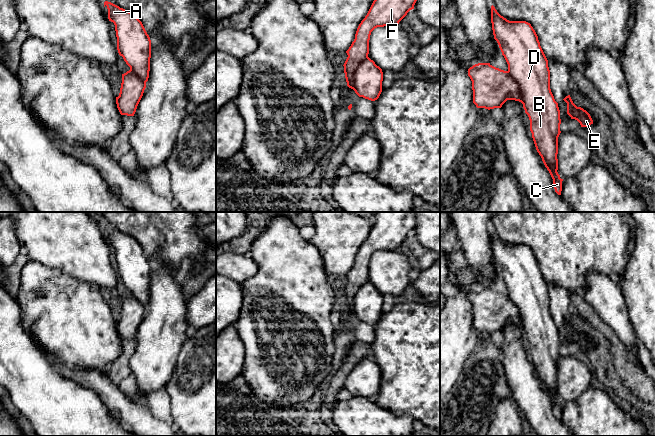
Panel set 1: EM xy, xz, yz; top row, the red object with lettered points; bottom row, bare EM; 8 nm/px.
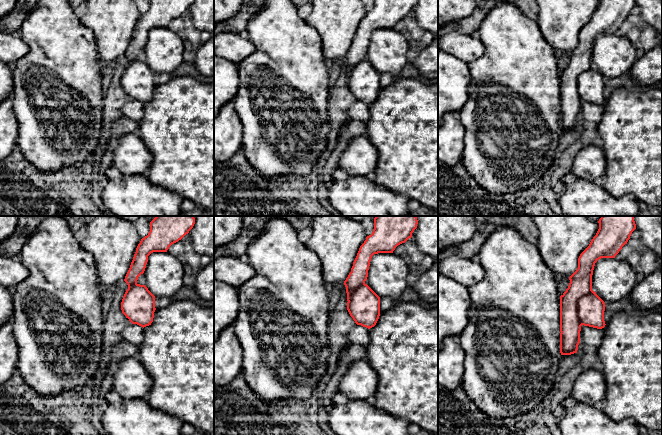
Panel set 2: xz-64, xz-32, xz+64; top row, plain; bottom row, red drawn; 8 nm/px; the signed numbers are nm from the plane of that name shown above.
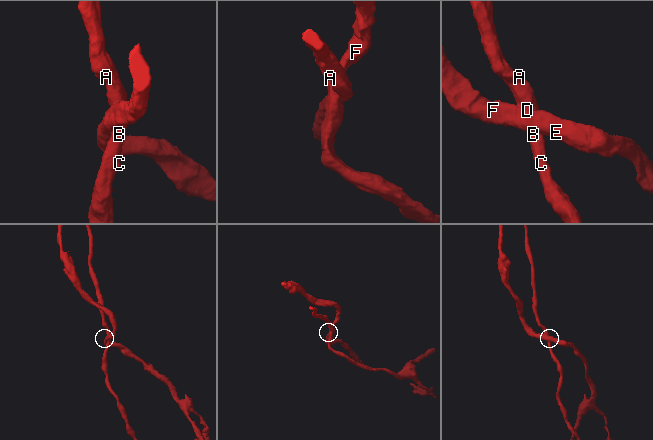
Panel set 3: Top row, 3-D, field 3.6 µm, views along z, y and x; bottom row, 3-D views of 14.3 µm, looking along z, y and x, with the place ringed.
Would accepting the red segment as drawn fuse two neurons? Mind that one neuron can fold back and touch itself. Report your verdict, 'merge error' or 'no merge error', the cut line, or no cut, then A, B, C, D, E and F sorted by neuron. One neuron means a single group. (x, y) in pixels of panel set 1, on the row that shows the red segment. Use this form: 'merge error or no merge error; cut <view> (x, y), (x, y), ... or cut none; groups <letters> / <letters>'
merge error; cut xz (368, 57), (355, 70), (352, 88); groups A B C D / E F

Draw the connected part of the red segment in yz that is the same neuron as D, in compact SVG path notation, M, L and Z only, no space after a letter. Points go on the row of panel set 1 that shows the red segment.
M493 5L491 23L494 39L508 64L508 73L520 88L536 150L553 179L555 192L561 195L563 179L557 172L561 119L550 89L548 60L530 23L509 21Z

